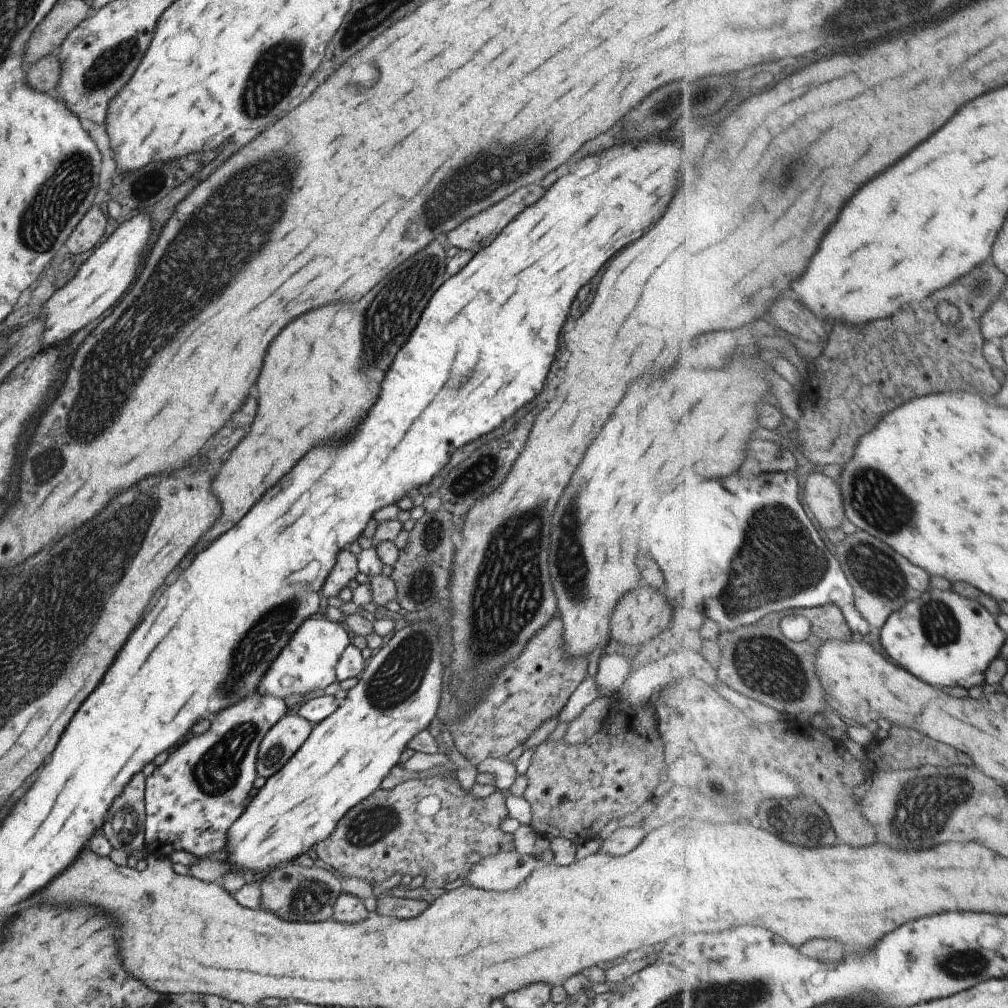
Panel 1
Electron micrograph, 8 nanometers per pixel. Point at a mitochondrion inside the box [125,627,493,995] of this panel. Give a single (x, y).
(219, 768)

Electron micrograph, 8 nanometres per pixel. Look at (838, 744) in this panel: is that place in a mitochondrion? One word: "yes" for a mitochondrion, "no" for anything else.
no

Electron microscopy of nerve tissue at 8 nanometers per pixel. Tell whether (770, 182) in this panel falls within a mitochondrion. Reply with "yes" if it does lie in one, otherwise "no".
yes

